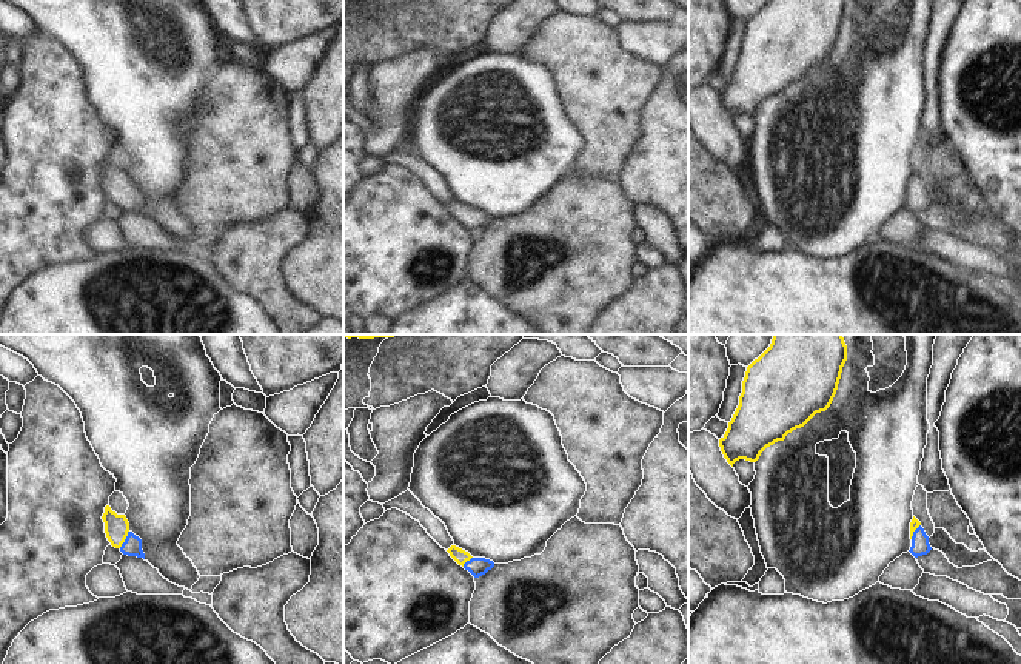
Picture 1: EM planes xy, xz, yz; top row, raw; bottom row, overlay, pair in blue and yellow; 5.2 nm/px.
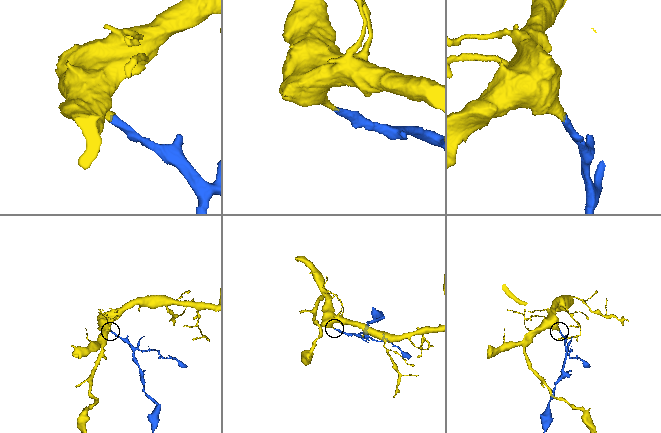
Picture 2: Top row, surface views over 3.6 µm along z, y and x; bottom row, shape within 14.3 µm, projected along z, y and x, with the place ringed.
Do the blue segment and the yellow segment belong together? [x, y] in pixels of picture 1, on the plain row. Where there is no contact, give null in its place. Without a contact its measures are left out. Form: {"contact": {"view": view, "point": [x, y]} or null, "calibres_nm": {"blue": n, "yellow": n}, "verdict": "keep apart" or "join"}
{"contact": {"view": "xy", "point": [125, 194]}, "calibres_nm": {"blue": 100, "yellow": 130}, "verdict": "join"}

